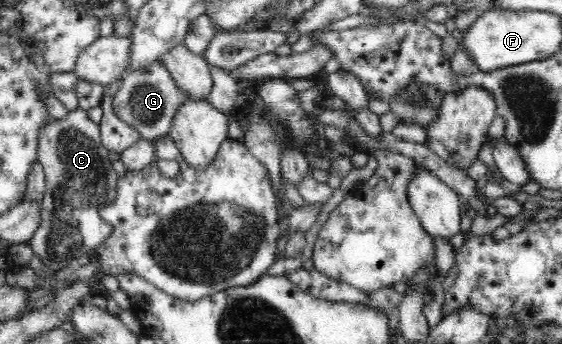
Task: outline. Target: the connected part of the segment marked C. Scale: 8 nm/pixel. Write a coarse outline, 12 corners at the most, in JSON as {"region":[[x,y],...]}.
{"region":[[80,108],[40,128],[28,244],[57,272],[104,242],[119,176]]}

